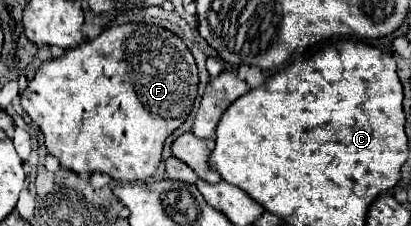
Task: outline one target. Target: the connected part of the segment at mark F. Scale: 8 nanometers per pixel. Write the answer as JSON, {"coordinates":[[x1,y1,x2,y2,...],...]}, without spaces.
{"coordinates":[[116,24,116,26,108,26,98,38,86,40,86,42,82,42,82,46,66,50,62,58,46,60,38,68,34,80,28,84,28,90,24,90,20,102,22,102,24,112,32,118,32,122,44,134,44,144,46,144,48,154,56,156,64,168,68,168,68,170,72,170,76,174,104,172,110,178,114,178,116,182,144,182,150,176,154,176,154,172,156,172,156,168,160,164,164,140,188,118,188,114,192,110,192,104,196,100,196,90,198,90,198,68,196,68,194,56,190,54,190,50,188,50,188,46,184,44,182,38,178,38,178,46,174,46,174,44,170,44,170,48,166,46,164,54,150,54,148,52,148,24]]}

